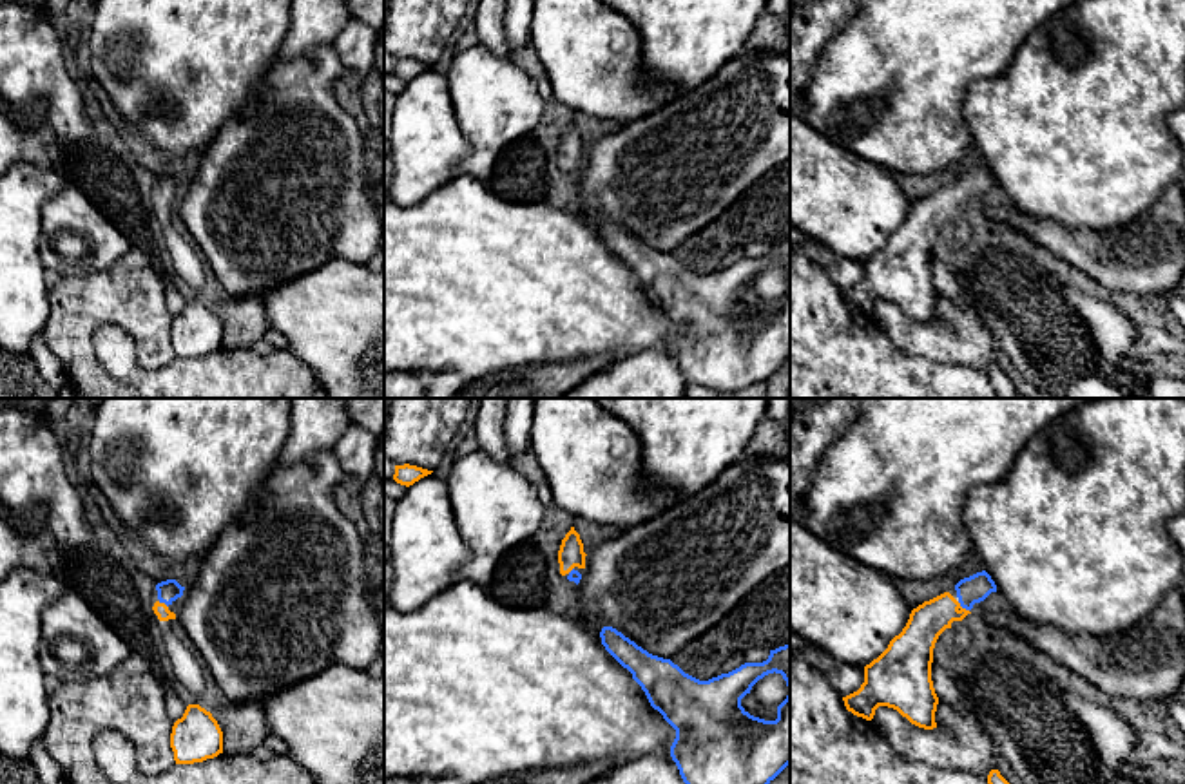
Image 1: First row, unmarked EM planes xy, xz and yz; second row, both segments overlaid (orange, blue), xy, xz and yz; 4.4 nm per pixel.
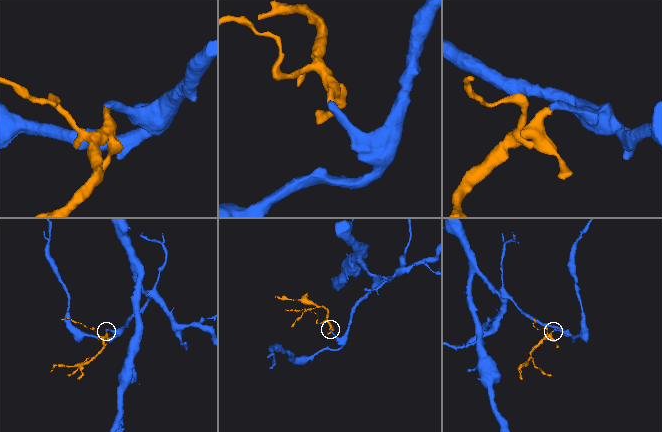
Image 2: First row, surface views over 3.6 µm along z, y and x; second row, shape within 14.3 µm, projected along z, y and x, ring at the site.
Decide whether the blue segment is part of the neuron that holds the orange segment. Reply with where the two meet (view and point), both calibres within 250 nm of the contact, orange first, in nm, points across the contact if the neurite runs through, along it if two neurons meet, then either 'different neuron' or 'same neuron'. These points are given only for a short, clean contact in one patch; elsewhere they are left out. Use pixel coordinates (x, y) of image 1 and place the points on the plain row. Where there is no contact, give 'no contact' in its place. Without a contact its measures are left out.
yz (961, 201) | 160/120 nm | across yz (917, 234), (950, 201), (961, 201), (977, 181) | same neuron

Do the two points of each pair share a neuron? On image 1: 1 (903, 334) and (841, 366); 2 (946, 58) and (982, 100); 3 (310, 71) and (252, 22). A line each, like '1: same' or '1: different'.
1: different
2: different
3: different

